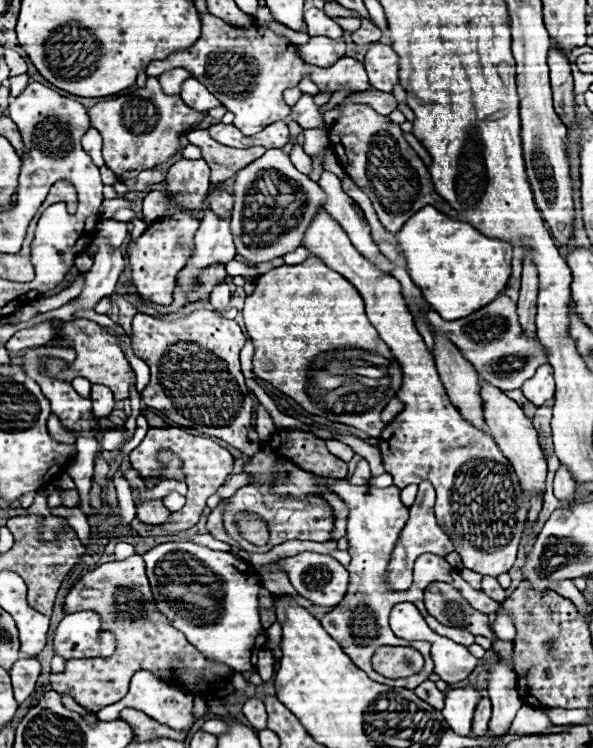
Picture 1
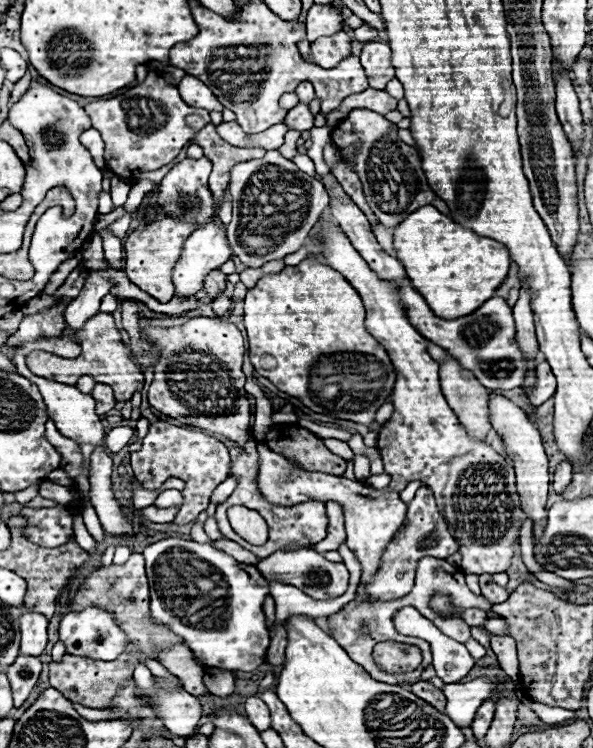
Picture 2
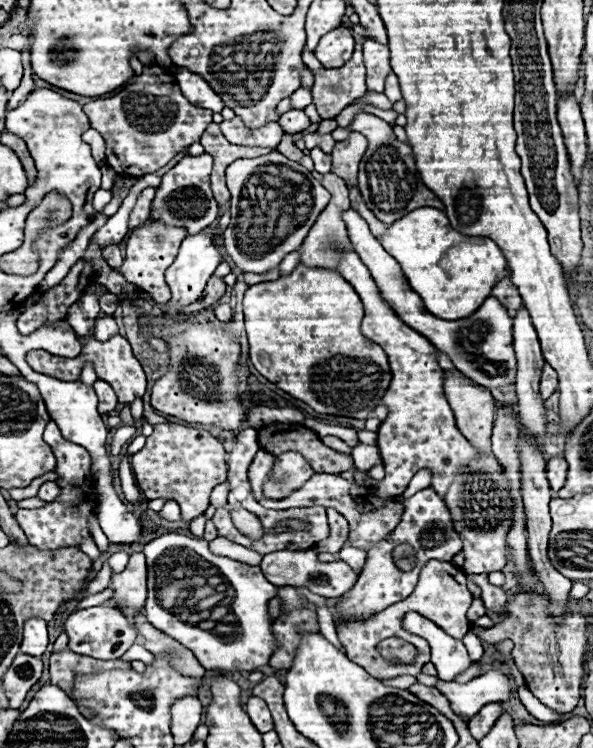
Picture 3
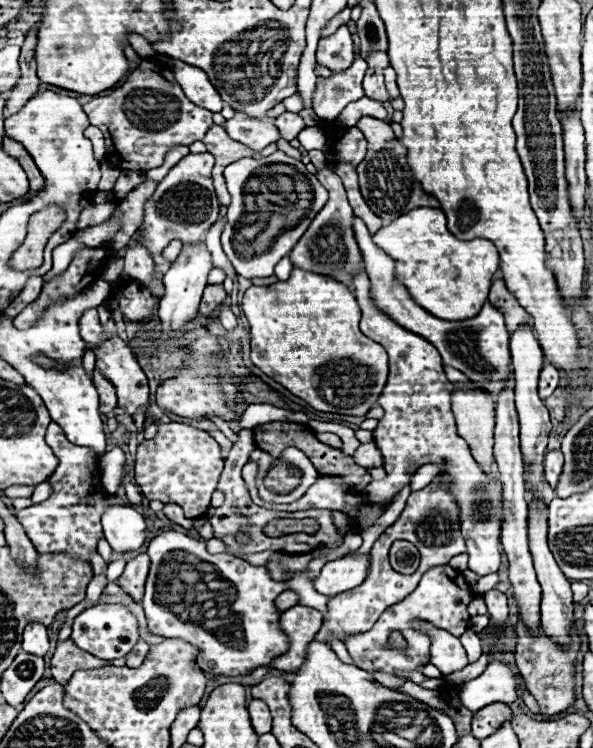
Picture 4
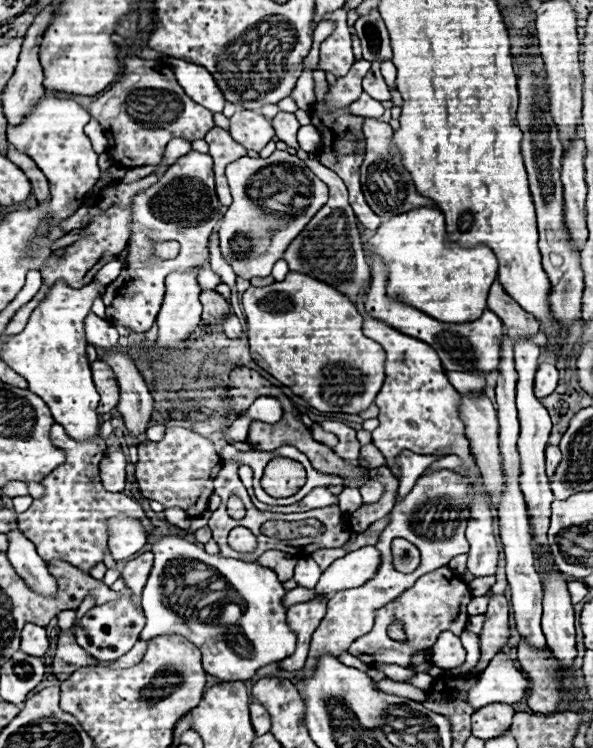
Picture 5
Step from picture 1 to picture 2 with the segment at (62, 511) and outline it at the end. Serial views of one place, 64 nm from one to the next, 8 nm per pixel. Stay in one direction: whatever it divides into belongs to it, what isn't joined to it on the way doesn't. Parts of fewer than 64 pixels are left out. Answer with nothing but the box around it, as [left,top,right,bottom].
[74,514,96,554]

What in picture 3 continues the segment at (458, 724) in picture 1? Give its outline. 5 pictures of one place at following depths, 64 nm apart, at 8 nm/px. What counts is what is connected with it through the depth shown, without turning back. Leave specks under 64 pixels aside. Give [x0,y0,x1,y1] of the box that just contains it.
[436,670,512,720]

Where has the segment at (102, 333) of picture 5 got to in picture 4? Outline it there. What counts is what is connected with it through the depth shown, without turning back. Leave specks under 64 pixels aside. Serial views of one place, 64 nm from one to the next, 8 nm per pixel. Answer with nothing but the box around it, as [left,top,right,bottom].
[80,308,102,346]

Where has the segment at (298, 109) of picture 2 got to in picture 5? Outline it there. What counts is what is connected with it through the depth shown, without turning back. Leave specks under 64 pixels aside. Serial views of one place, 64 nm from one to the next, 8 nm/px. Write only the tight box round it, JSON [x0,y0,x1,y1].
[272,112,300,146]

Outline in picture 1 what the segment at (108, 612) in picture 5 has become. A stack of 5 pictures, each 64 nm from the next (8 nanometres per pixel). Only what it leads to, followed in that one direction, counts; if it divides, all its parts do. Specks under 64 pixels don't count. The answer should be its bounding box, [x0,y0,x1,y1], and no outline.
[52,612,116,660]

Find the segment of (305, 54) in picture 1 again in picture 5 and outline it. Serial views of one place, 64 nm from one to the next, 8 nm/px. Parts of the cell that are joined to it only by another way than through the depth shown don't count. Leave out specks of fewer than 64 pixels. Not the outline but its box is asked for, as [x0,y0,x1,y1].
[318,8,354,76]

